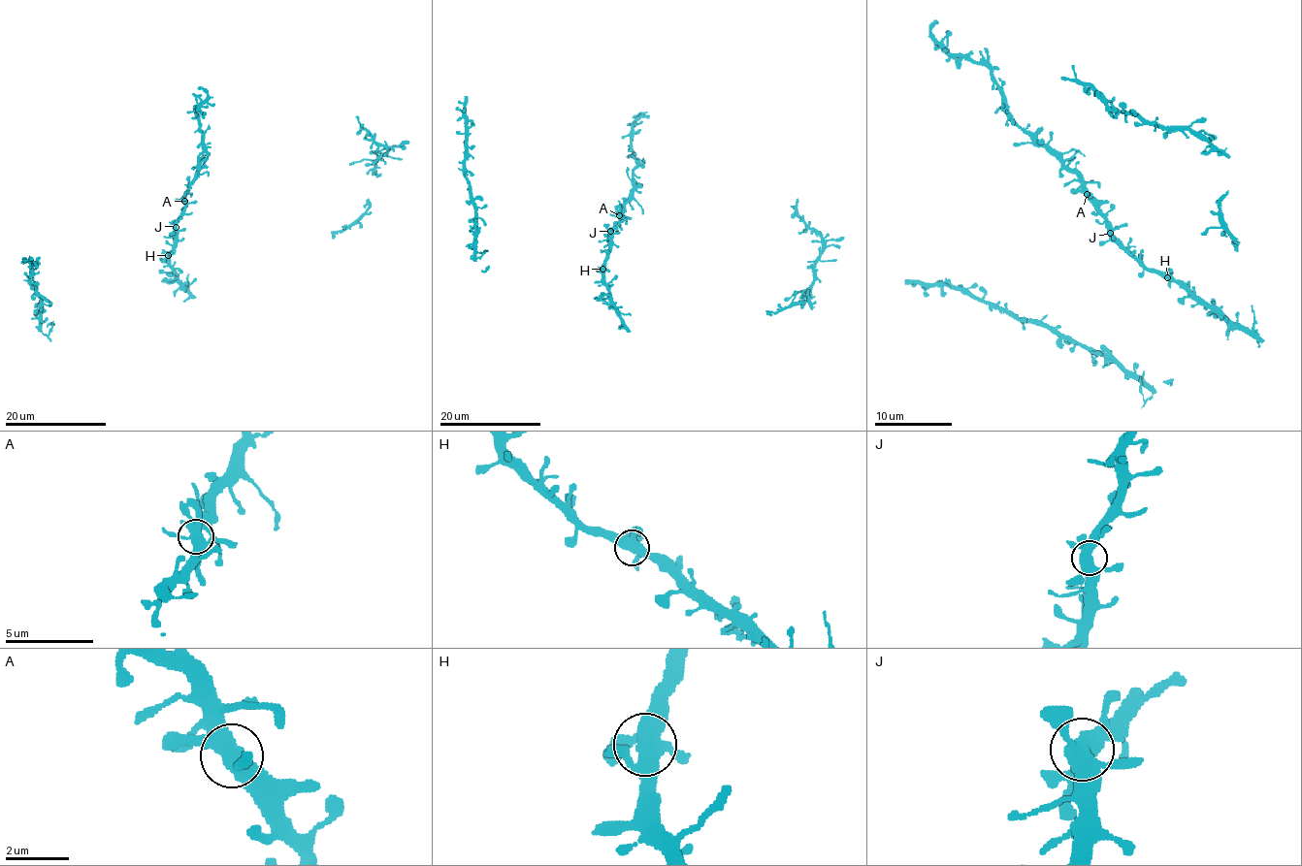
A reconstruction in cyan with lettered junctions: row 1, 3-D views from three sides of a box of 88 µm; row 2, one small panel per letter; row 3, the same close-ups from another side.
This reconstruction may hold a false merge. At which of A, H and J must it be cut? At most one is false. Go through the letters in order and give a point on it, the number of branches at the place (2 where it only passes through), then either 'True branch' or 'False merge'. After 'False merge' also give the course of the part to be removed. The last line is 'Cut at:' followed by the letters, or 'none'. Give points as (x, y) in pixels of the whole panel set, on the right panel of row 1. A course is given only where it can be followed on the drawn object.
A: Place: (1087, 194). Branches: 6. True branch
H: Place: (1167, 277). Branches: 5. True branch
J: Place: (1110, 233). Branches: 5. True branch
Cut at: none

